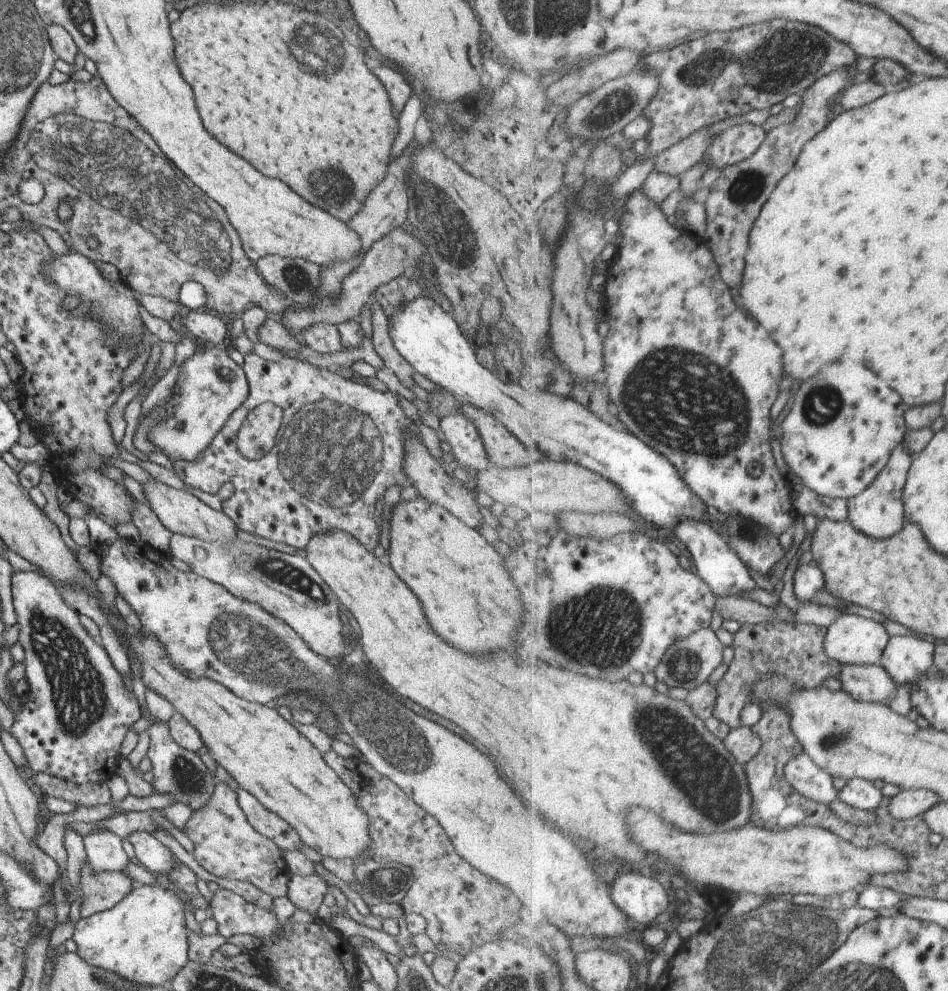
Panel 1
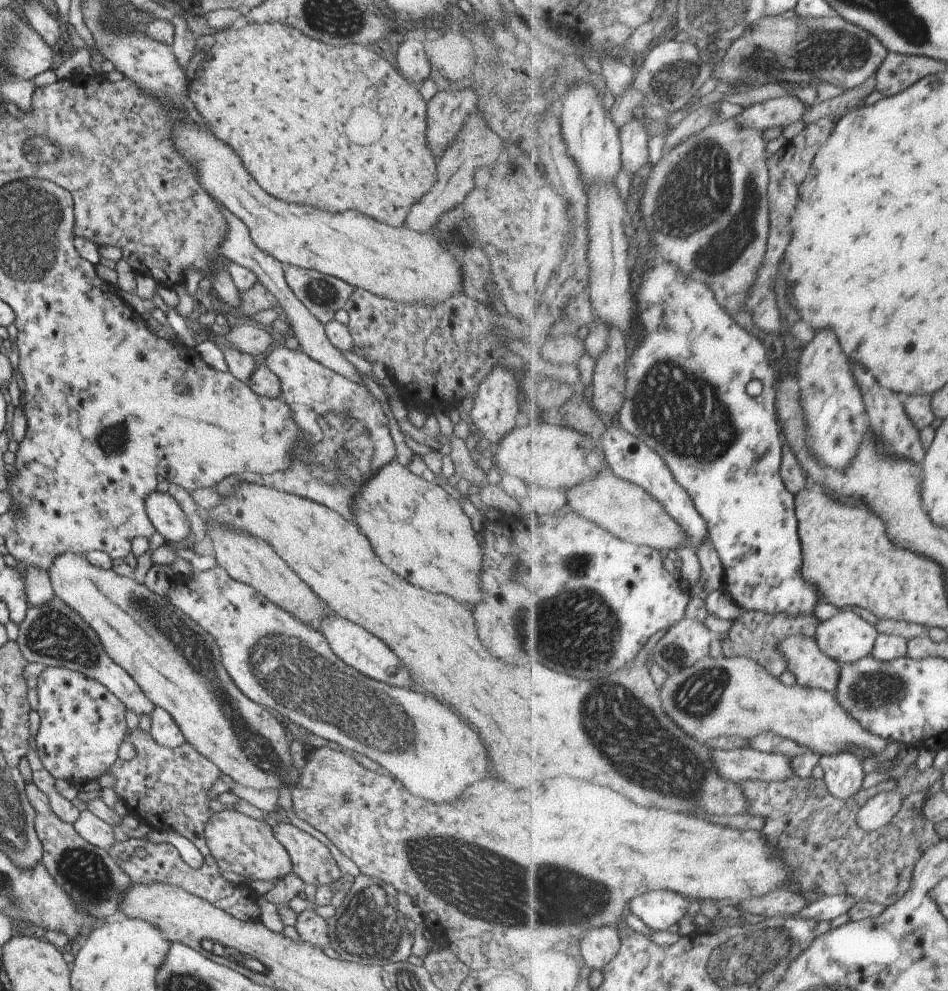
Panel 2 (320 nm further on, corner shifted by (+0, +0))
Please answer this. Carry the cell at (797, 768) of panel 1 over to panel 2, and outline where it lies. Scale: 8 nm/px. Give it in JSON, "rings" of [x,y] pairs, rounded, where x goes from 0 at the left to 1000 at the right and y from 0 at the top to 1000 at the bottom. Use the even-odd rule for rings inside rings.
{"rings":[[[796,756],[753,757],[758,781],[783,792],[795,786],[828,789],[839,783],[838,764],[827,760],[805,760]]]}

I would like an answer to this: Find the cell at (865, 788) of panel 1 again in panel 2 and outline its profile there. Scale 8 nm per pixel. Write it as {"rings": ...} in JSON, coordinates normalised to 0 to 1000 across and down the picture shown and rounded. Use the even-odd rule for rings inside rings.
{"rings":[[[901,760],[874,761],[867,763],[865,773],[869,776],[869,789],[879,803],[887,807],[900,805],[906,797],[910,797],[912,775],[910,766]]]}

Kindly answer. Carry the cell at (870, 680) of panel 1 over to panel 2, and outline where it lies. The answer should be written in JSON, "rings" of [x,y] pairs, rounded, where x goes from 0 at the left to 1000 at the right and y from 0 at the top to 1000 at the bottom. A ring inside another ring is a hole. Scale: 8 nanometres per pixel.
{"rings":[[[828,644],[822,656],[832,670],[831,676],[839,681],[840,689],[876,698],[883,696],[885,684],[889,684],[888,670],[870,660],[859,644]]]}

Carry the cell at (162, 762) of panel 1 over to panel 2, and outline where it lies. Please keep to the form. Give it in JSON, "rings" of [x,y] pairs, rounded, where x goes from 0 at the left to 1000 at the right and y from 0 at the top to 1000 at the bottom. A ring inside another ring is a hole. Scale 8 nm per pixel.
{"rings":[[[57,602],[51,609],[28,614],[26,624],[24,628],[20,628],[19,634],[17,650],[28,669],[85,678],[89,682],[109,690],[132,715],[138,716],[142,721],[157,723],[161,718],[164,712],[153,704],[136,680],[113,663],[100,638],[62,603]]]}

